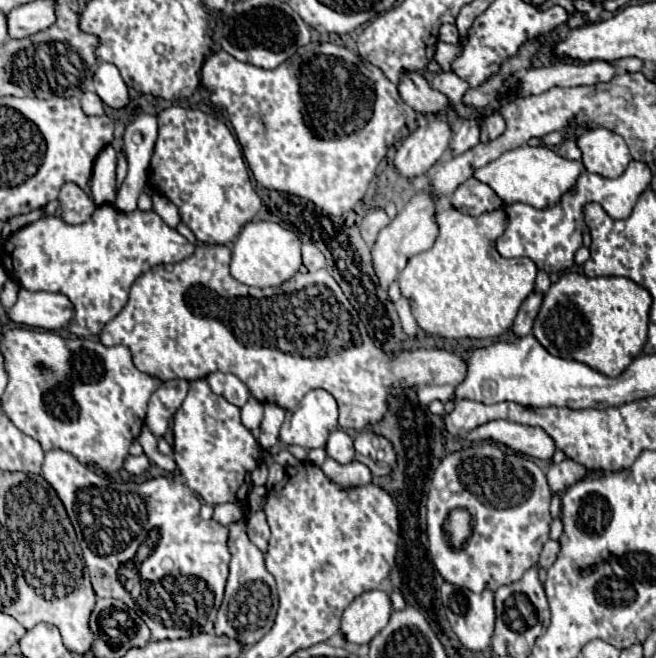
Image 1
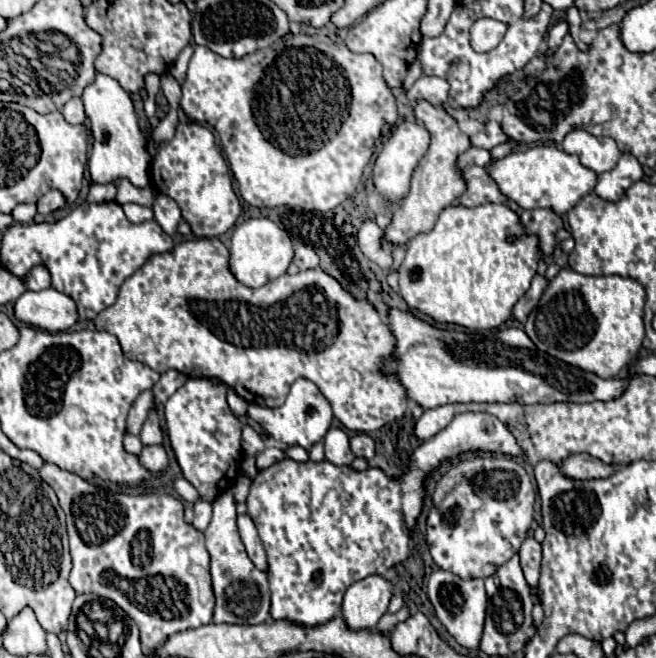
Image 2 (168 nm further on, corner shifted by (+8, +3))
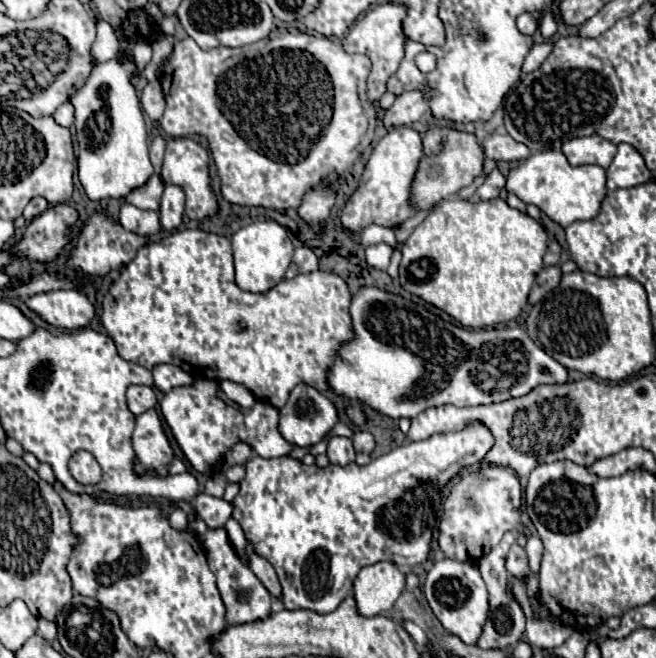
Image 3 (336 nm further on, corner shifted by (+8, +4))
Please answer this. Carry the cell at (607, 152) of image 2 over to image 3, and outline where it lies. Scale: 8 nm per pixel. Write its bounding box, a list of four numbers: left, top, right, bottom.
[563,134,617,168]

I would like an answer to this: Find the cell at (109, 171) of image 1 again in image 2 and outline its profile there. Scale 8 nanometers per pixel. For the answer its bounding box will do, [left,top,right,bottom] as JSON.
[81,73,151,187]

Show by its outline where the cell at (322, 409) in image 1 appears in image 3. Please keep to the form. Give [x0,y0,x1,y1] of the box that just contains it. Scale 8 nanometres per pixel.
[279,386,337,446]

